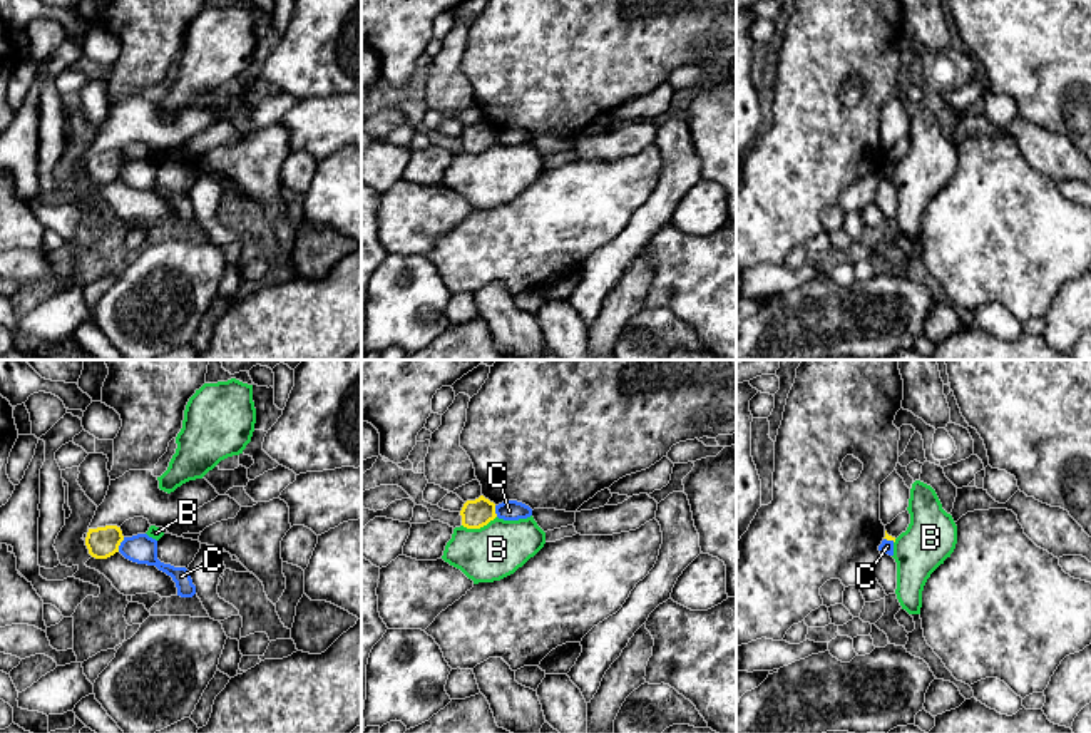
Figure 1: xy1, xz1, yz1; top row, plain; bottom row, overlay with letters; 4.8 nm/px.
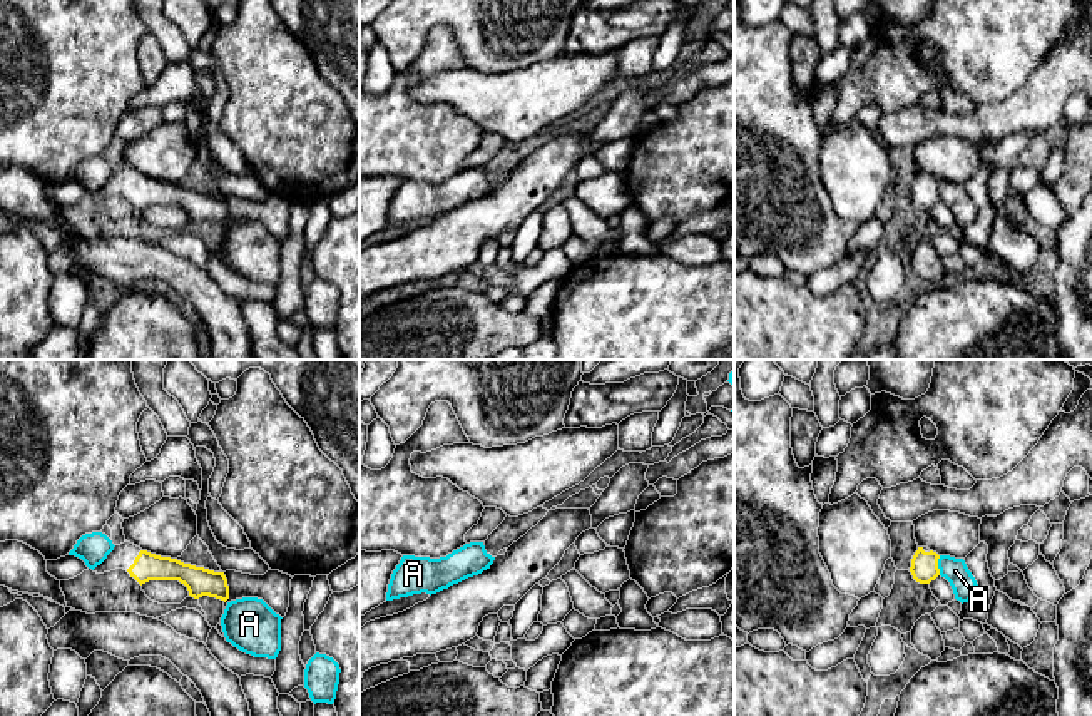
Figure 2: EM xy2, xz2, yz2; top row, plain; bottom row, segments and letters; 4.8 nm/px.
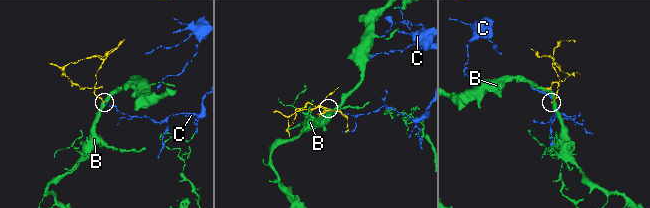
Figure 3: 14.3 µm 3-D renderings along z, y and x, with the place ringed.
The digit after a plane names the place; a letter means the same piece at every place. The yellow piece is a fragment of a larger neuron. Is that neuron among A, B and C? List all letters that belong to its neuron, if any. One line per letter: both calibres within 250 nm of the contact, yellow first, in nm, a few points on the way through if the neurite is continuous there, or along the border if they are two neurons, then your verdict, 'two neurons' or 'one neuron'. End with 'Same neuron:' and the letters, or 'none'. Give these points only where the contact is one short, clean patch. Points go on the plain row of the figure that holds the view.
A: 130 nm thick on the yellow side, 120 nm on the other; two neurons
B: 140 nm thick on the yellow side, 260 nm on the other; border along xz1 (496, 141), (479, 153), (462, 151); two neurons
C: 150 nm thick on the yellow side, 140 nm on the other; border along xy1 (124, 163), (117, 176); two neurons
Same neuron: none

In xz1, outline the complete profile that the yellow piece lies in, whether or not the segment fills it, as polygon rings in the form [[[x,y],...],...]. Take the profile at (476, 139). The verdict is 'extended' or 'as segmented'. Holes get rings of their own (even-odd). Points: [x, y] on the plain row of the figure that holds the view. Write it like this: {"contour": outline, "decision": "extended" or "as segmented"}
{"contour": [[[480,120],[475,126],[467,126],[460,136],[462,151],[467,154],[480,154],[497,142],[495,129]]], "decision": "as segmented"}

